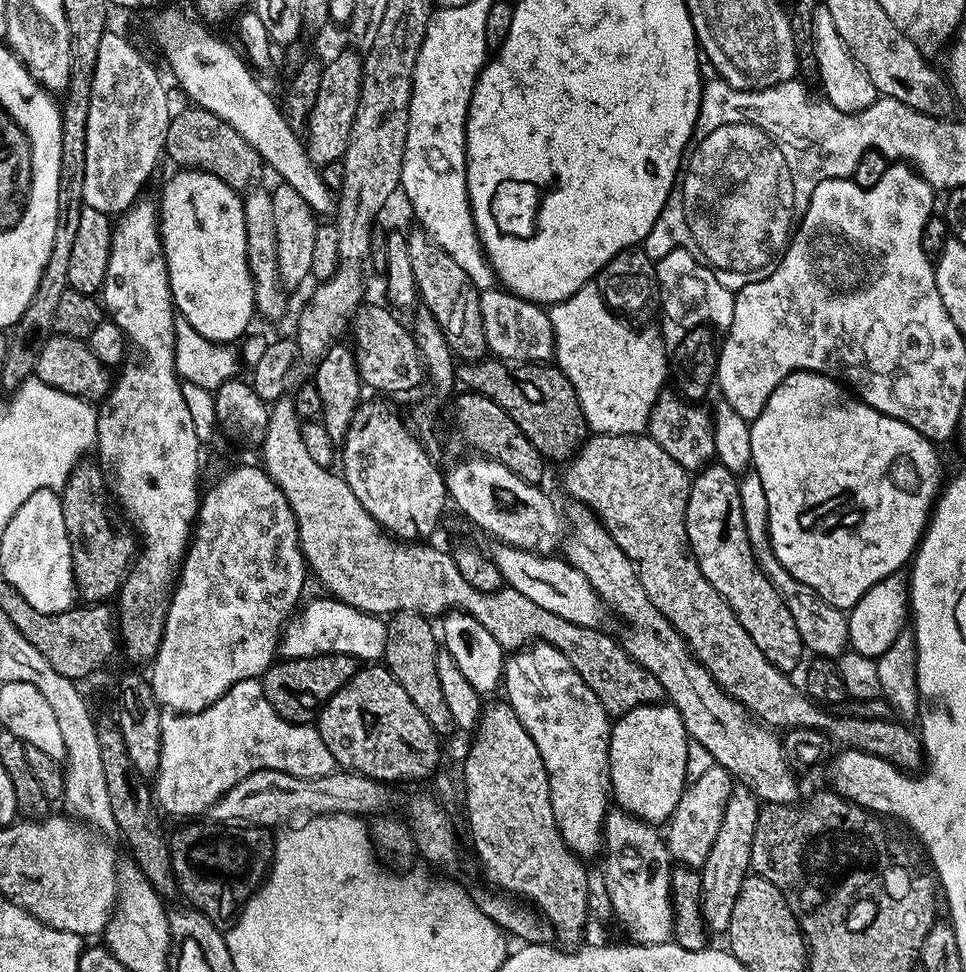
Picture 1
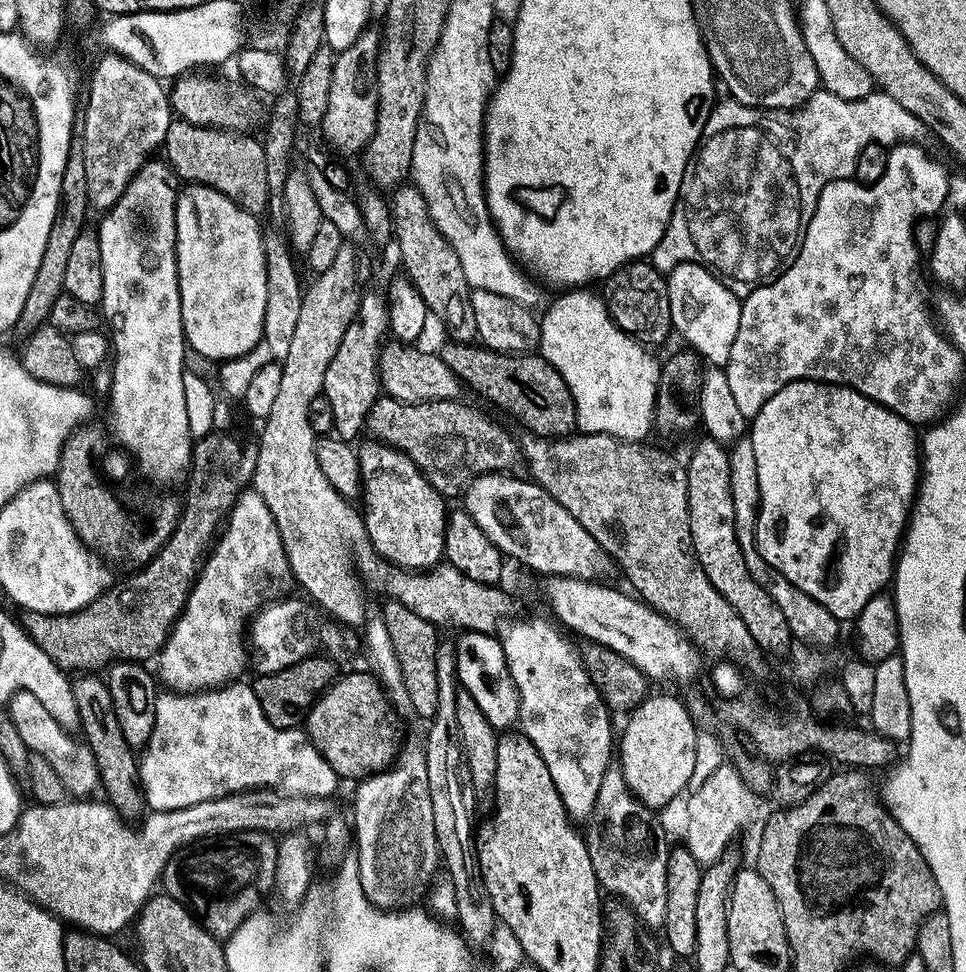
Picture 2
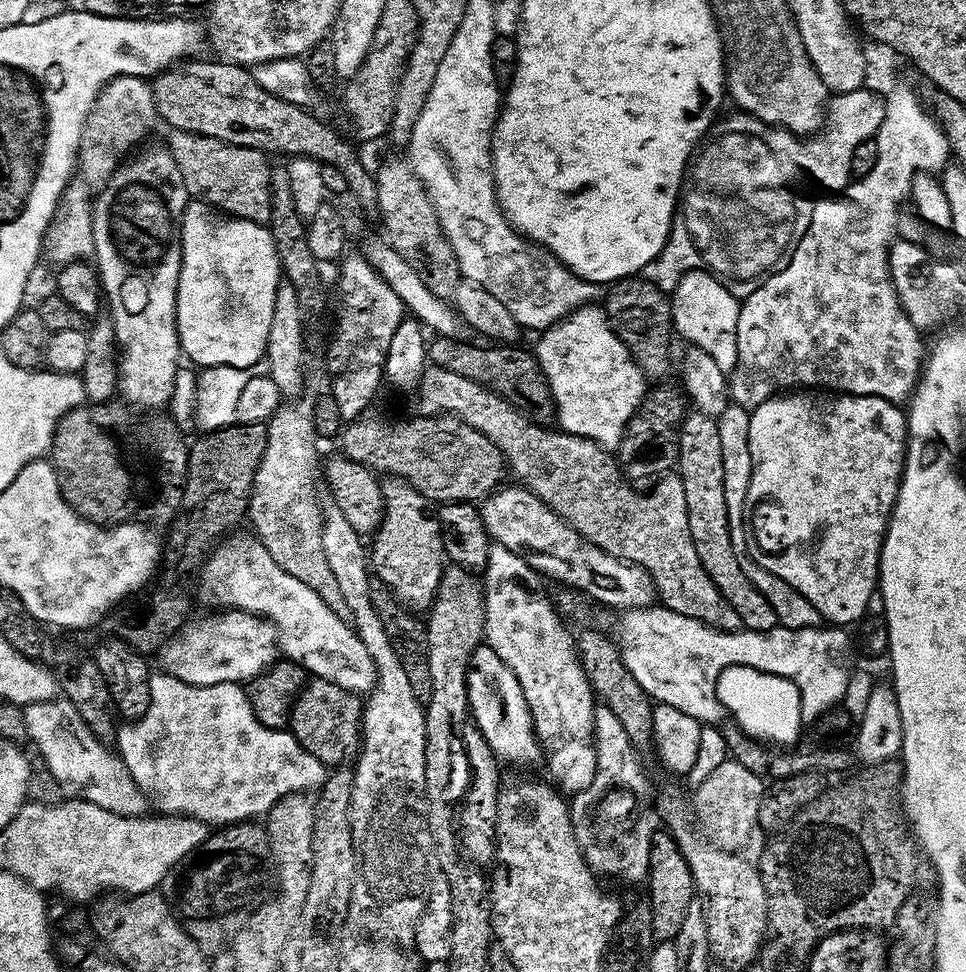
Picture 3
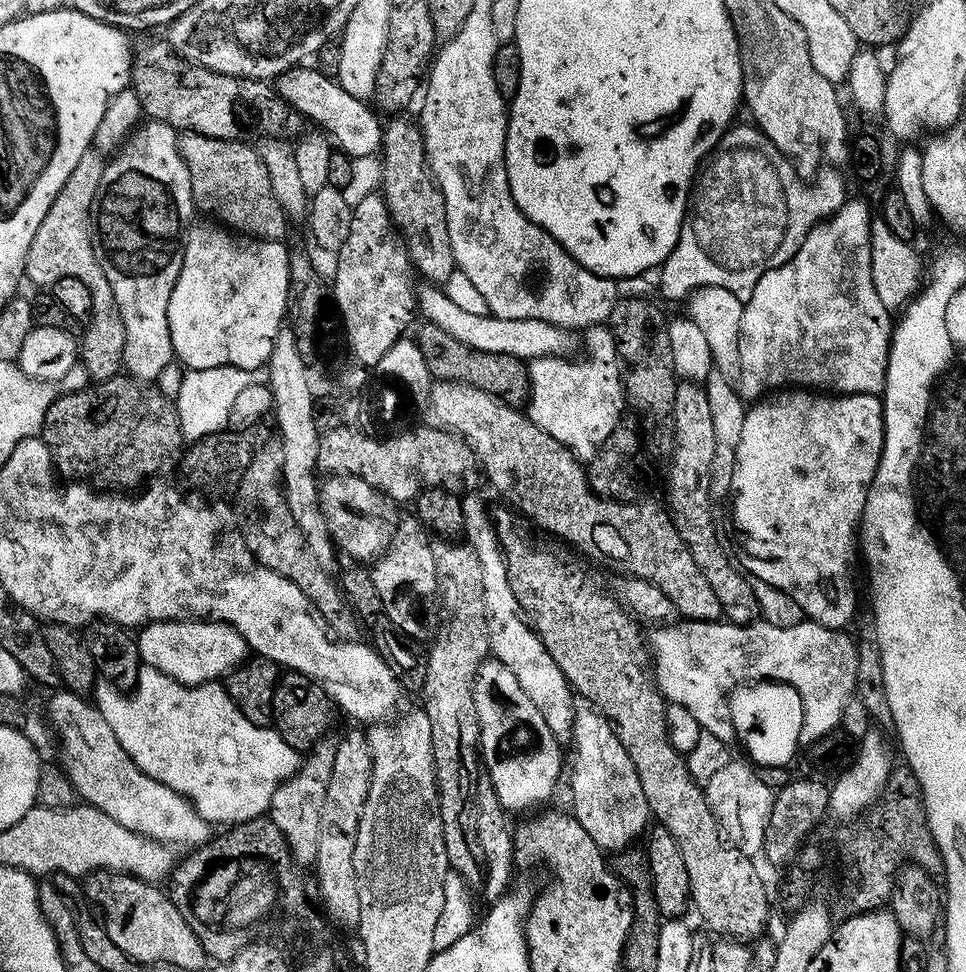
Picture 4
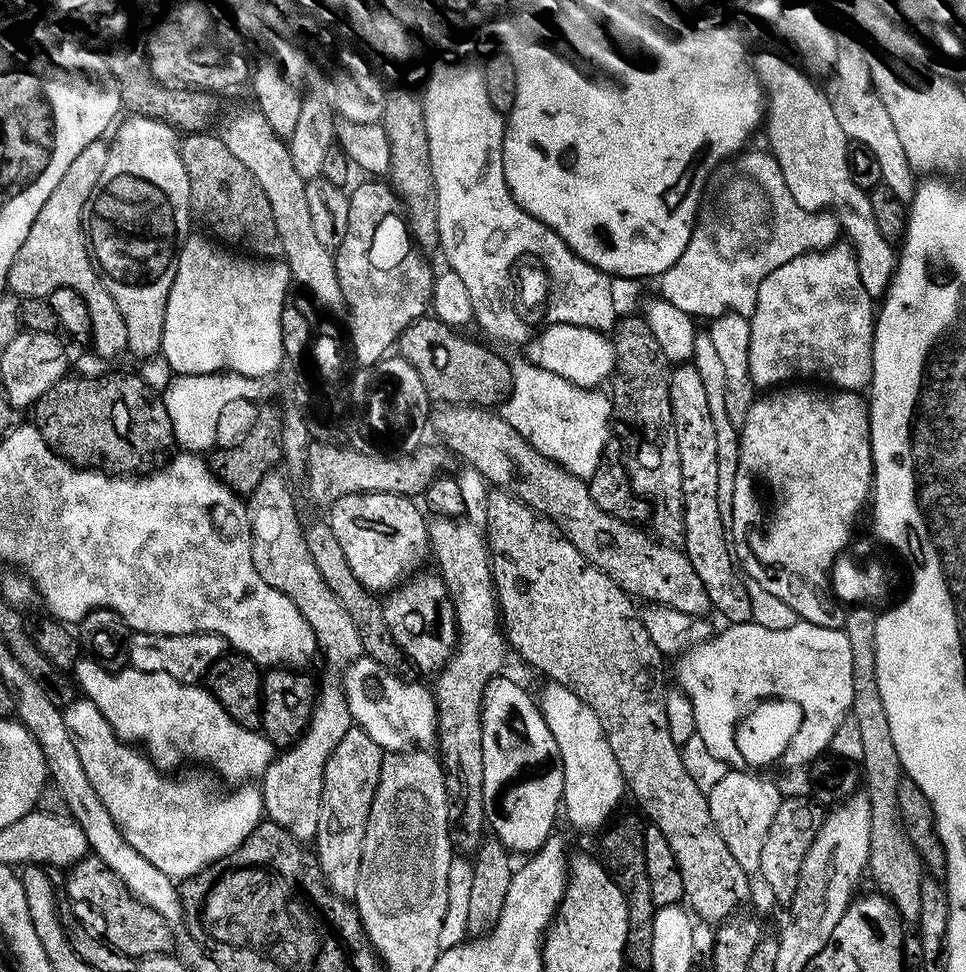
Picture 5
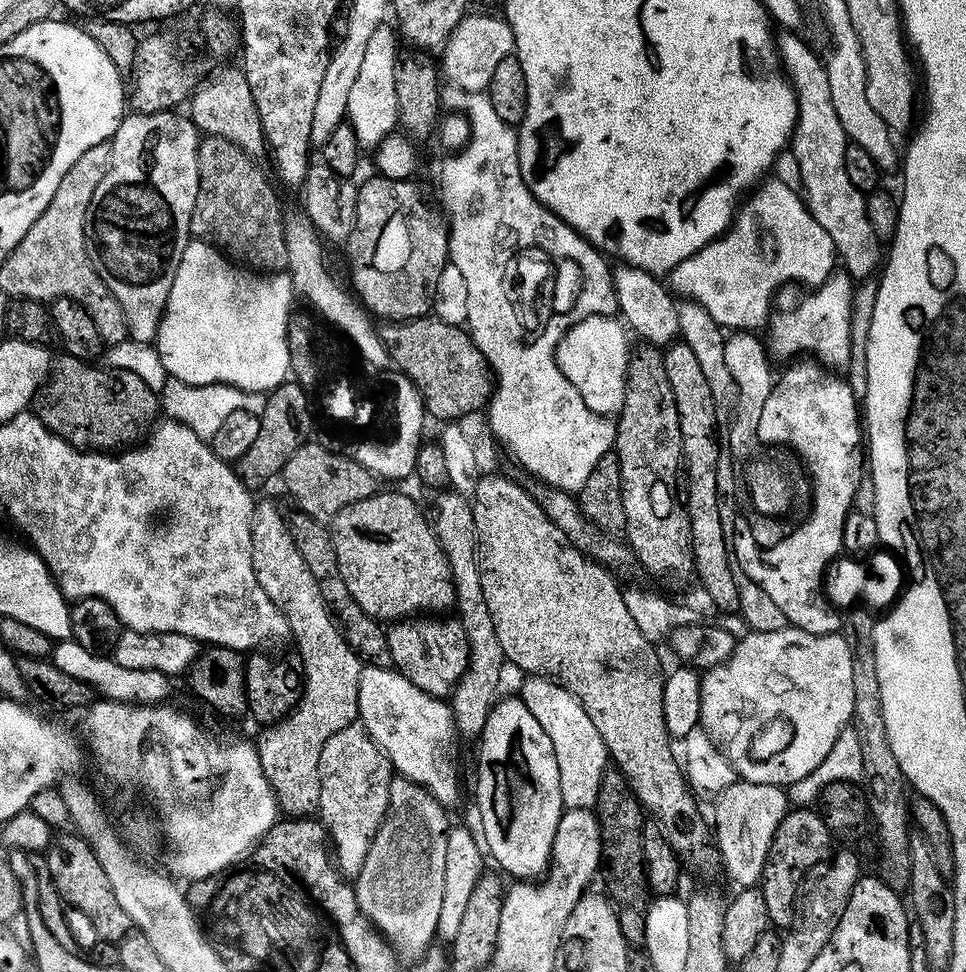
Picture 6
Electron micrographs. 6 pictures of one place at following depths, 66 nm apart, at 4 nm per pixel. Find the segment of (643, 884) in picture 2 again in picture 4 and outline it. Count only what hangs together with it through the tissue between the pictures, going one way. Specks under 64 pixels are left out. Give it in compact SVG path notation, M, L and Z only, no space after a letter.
M580 698L575 701L576 713L572 719L572 808L576 820L594 838L594 842L605 854L615 854L625 851L637 843L636 840L645 835L650 828L650 813L646 794L642 794L642 784L638 782L638 774L634 770L634 764L630 762L630 756L618 742L614 734L612 724L607 720L594 705Z

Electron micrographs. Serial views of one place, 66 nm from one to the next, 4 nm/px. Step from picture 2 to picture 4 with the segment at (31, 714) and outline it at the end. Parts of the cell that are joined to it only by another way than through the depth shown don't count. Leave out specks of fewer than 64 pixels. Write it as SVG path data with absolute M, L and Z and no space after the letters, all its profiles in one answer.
M56 690L49 700L46 700L46 717L55 732L58 741L59 755L62 757L62 768L66 773L75 795L85 805L97 808L102 814L114 818L118 826L126 826L126 830L134 830L140 836L148 836L151 840L158 840L167 846L176 844L192 844L188 846L199 846L208 843L210 839L210 825L203 820L194 809L192 803L185 796L180 796L170 786L150 778L122 750L118 738L114 738L114 730L110 730L110 724L103 718L101 712L95 705L78 692L67 690Z

